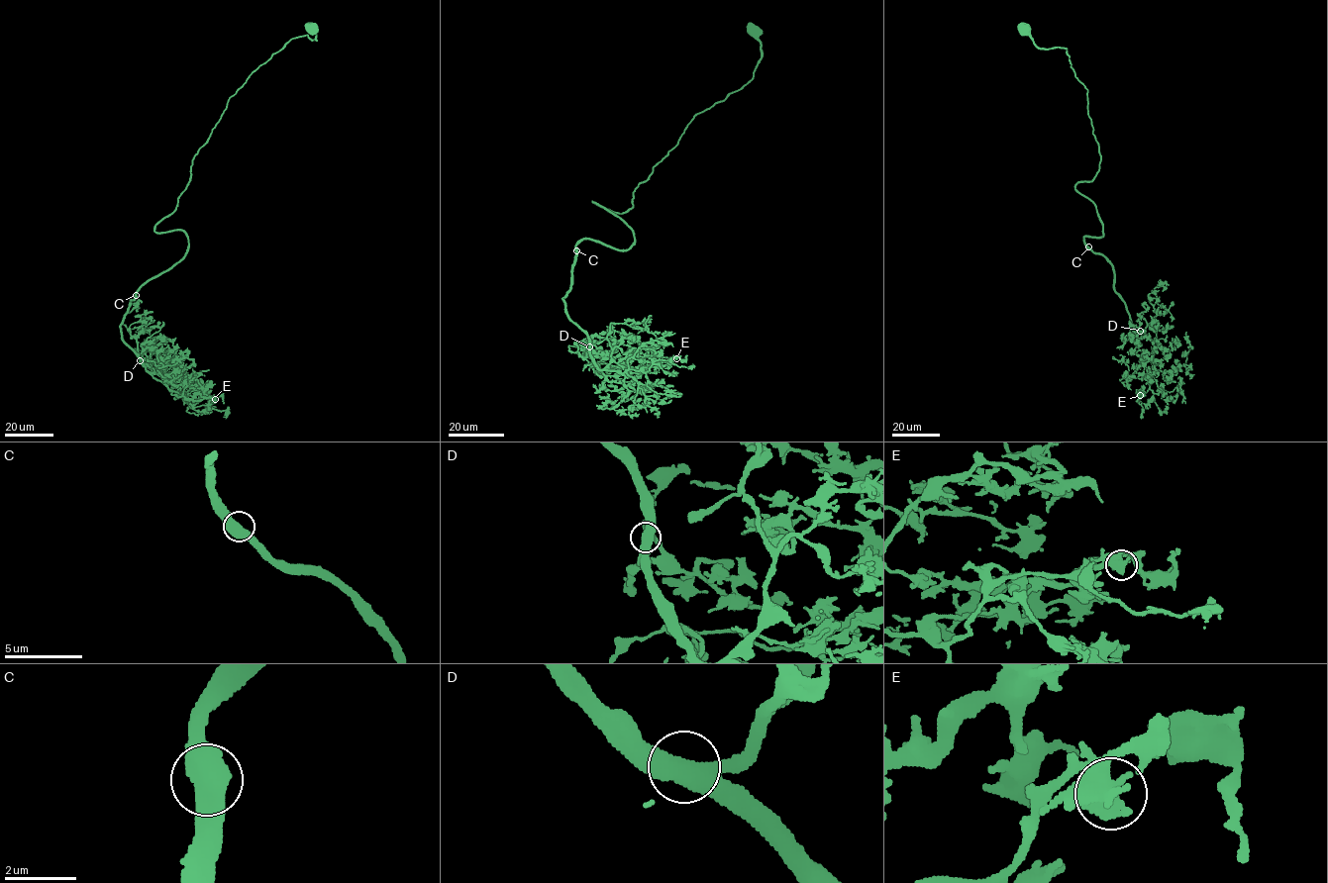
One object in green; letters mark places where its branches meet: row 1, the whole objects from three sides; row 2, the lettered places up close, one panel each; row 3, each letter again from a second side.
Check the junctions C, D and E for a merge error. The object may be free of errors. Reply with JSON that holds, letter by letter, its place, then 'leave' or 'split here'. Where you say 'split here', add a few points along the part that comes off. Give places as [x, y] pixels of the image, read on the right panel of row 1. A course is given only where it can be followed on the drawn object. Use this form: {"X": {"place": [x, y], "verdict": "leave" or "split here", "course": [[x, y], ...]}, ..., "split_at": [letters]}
{"C": {"place": [1088, 246], "verdict": "leave"}, "D": {"place": [1140, 331], "verdict": "leave"}, "E": {"place": [1140, 395], "verdict": "leave"}, "split_at": []}

